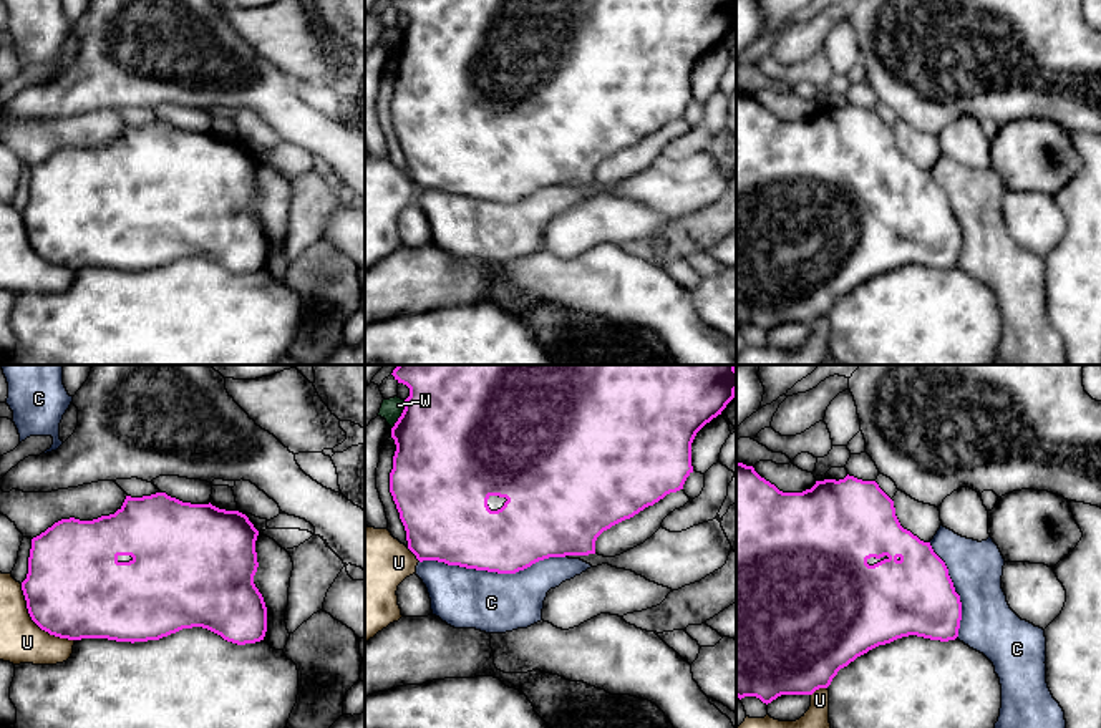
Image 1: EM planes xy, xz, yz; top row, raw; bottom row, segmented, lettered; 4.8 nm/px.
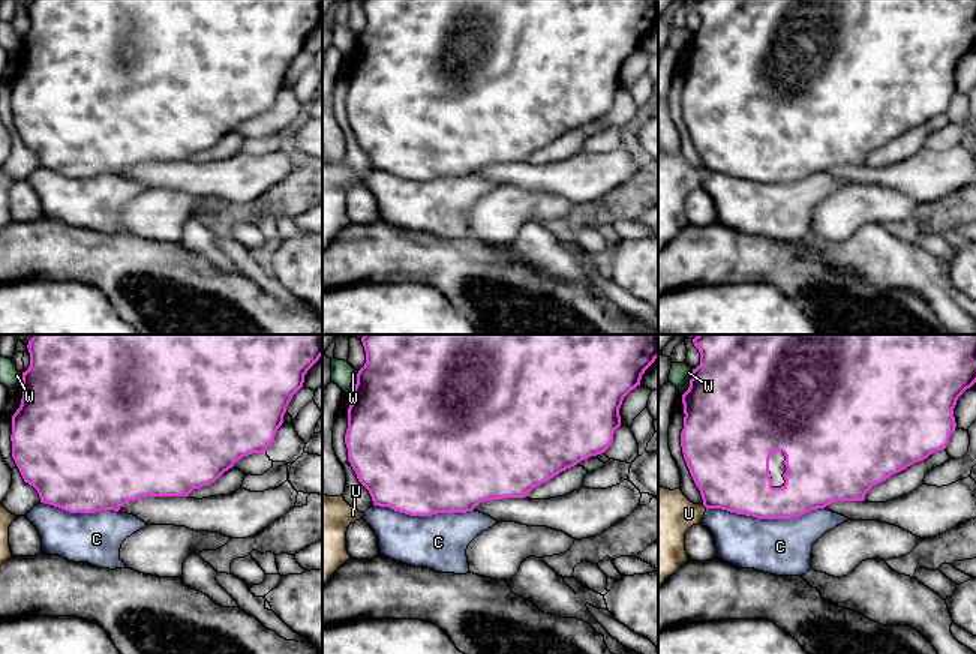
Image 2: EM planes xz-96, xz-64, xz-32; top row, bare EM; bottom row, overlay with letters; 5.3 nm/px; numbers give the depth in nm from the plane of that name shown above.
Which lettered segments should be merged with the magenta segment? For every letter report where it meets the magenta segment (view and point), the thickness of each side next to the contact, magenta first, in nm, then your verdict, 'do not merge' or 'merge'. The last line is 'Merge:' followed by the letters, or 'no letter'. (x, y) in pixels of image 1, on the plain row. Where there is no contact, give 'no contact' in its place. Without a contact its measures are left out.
C: meets magenta in xz at (491, 199); 340 nm thick on the magenta side, 300 nm on the other; do not merge
U: meets magenta in xy at (35, 251); 480 nm thick on the magenta side, 220 nm on the other; do not merge
W: meets magenta in xz at (402, 43); 500 nm thick on the magenta side, 100 nm on the other; do not merge
Merge: no letter

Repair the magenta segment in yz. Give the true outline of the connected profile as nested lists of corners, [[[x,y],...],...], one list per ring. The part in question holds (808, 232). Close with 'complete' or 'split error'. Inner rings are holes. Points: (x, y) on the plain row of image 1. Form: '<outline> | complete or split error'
[[[736,90],[736,325],[771,332],[781,323],[812,323],[869,279],[917,264],[958,265],[962,231],[945,191],[930,171],[904,158],[894,129],[875,109],[854,104],[816,109],[803,121],[783,121],[753,95]]] | split error

